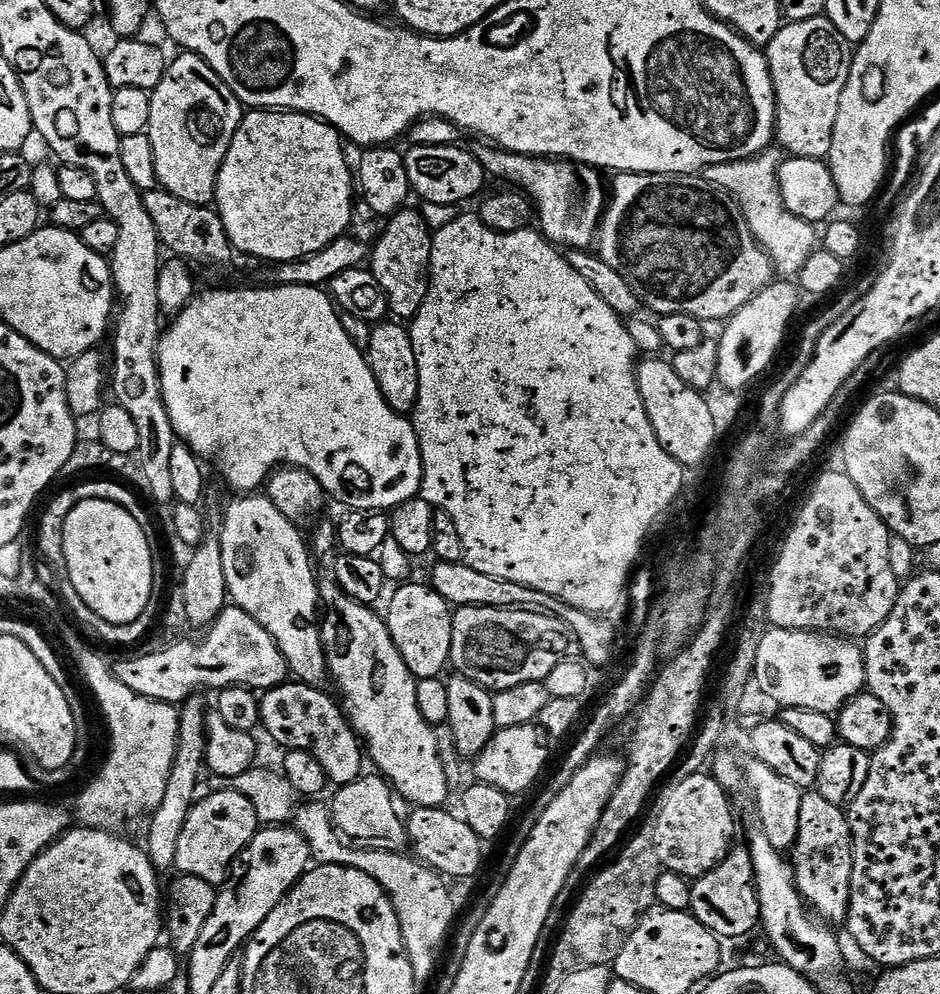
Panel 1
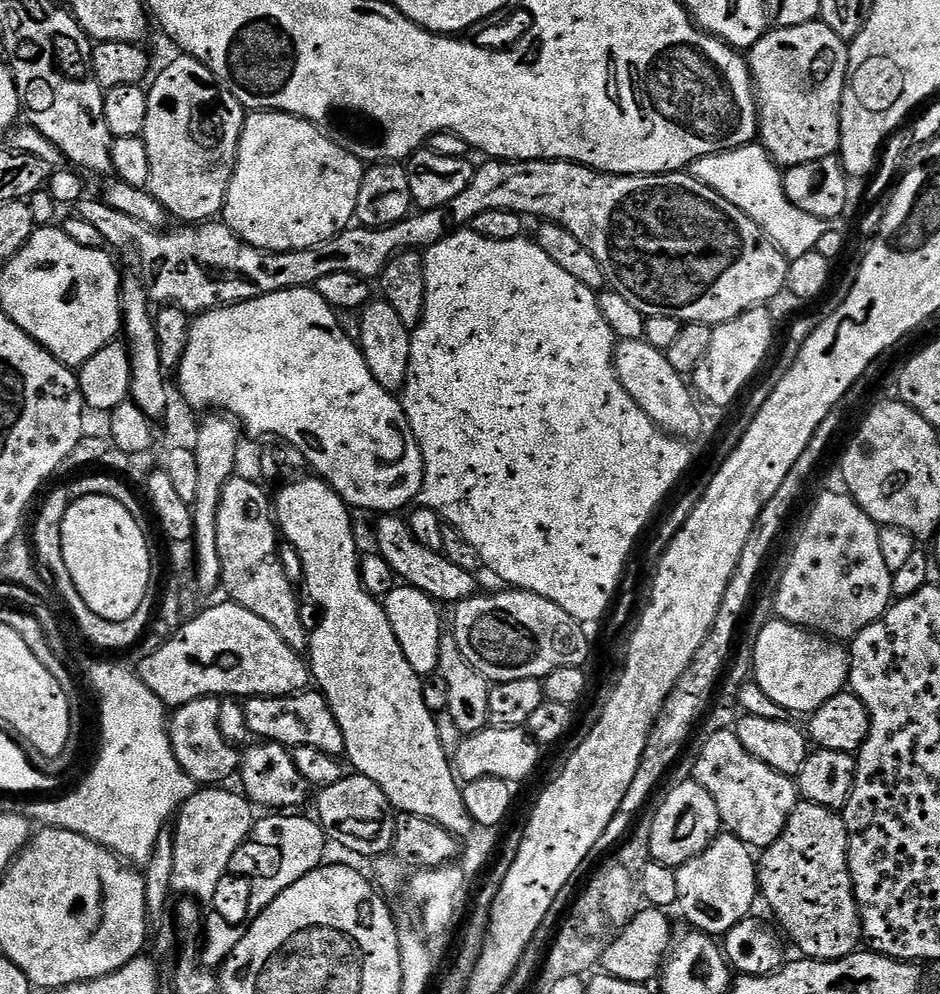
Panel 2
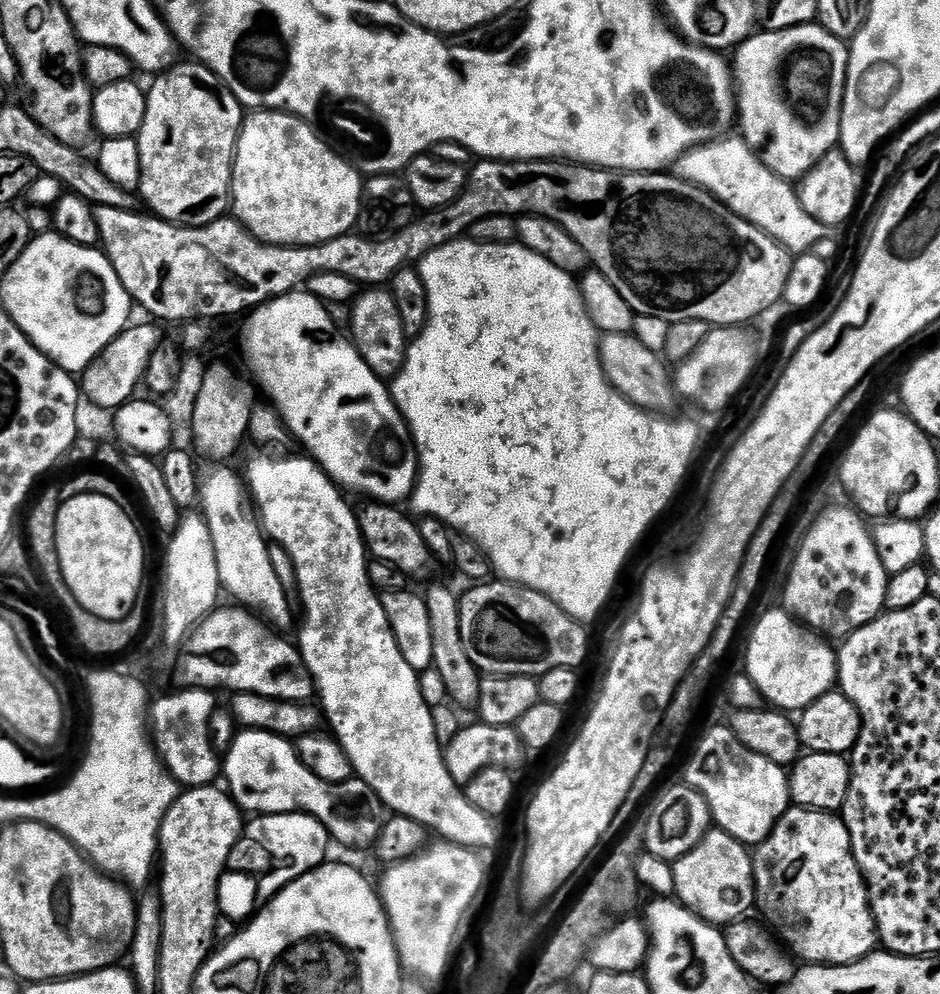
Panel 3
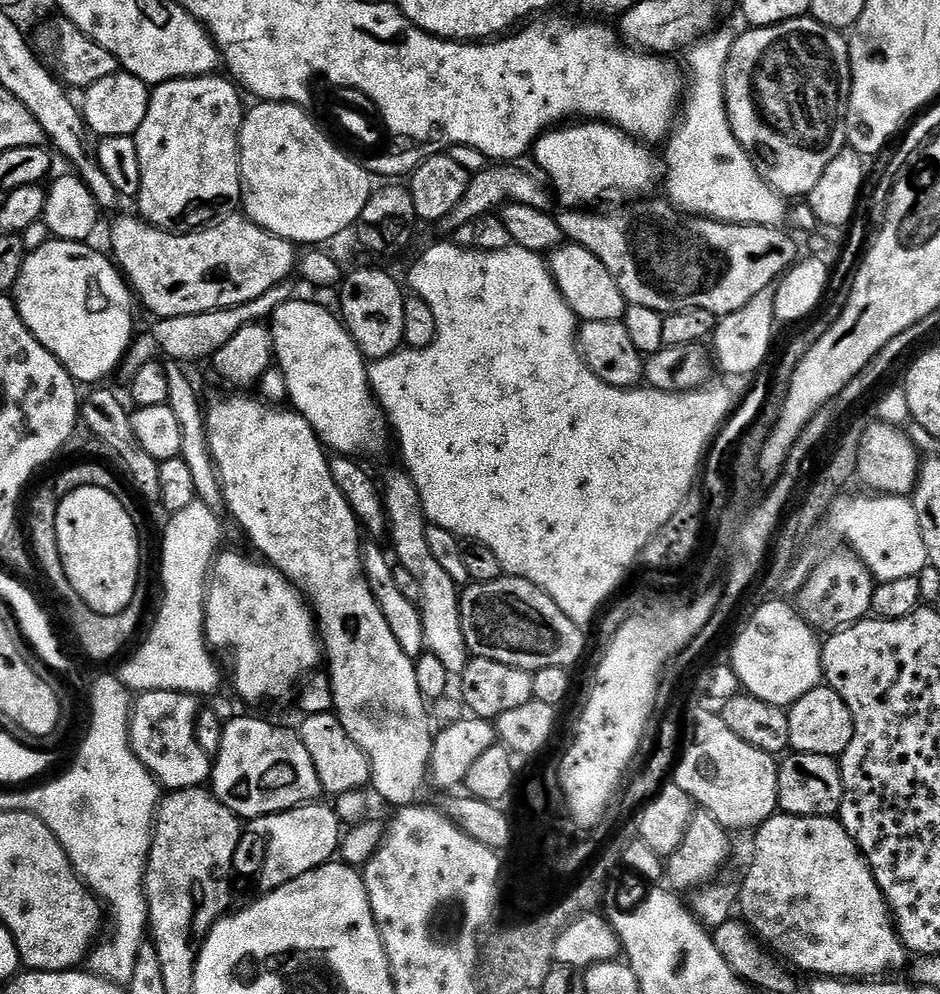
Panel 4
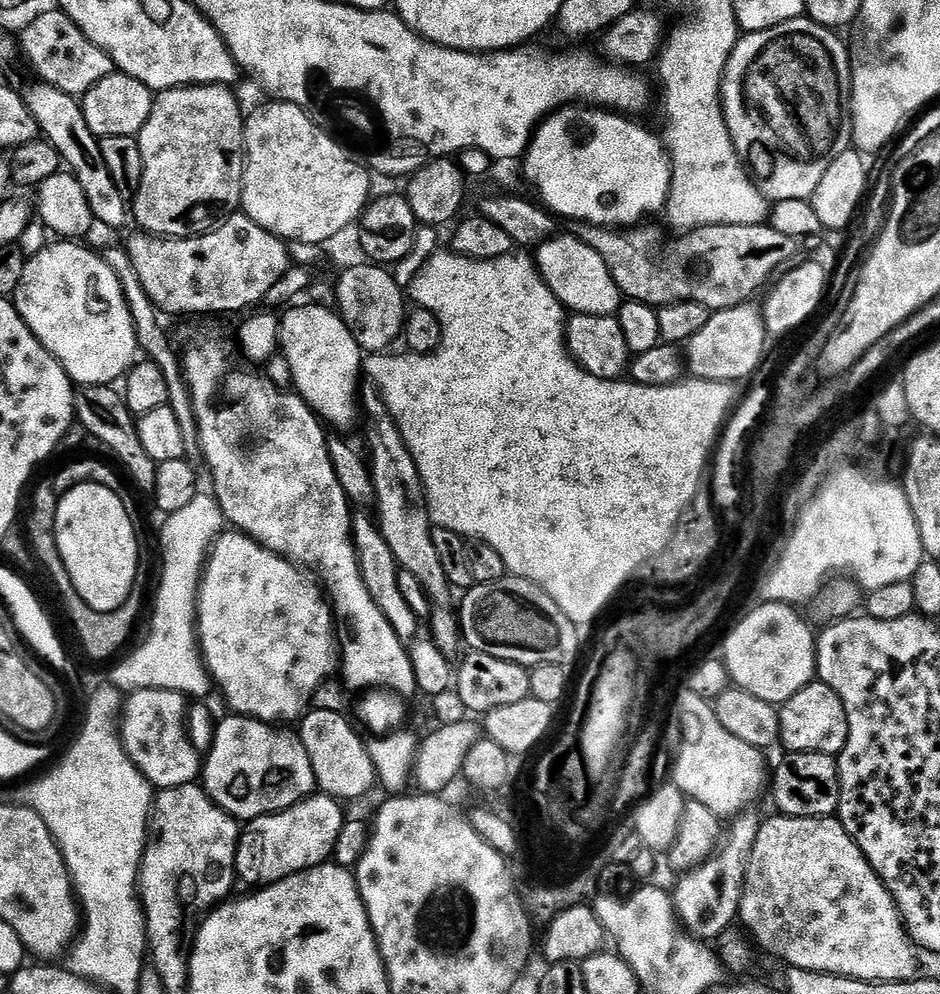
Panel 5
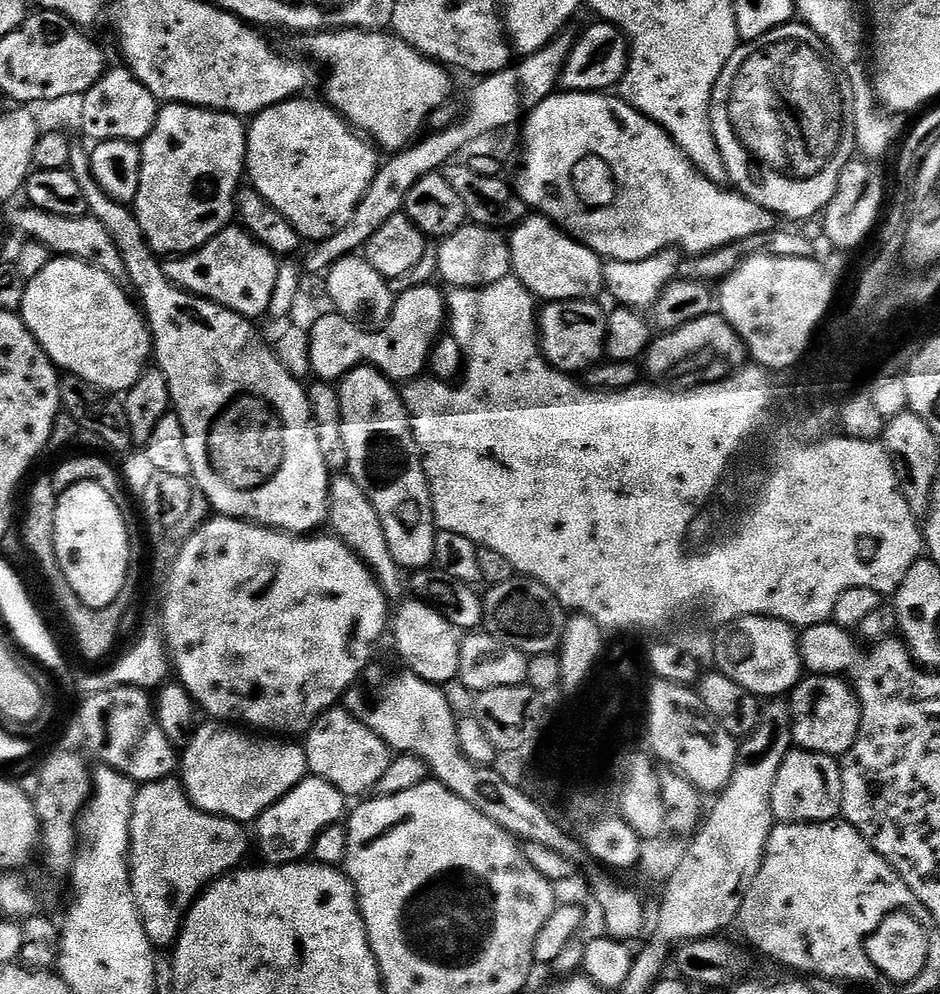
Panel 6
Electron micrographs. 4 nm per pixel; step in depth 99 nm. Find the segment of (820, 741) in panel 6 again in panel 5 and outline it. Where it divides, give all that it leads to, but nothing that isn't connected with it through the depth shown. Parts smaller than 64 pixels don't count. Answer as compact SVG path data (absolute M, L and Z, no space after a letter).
M813 682L807 684L798 694L790 697L786 703L779 705L780 744L788 752L813 752L839 757L840 751L848 741L848 719L846 706L842 706L842 698L830 690L830 686Z

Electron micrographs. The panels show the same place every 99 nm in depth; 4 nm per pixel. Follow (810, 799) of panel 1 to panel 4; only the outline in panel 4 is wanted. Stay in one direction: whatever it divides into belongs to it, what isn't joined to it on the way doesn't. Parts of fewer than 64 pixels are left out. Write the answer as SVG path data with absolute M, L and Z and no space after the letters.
M777 814L755 829L754 836L756 849L740 892L738 888L738 908L744 911L748 928L769 949L779 953L789 965L797 964L802 971L816 972L812 974L820 978L876 978L887 968L903 966L906 949L896 934L888 904L872 877L868 861L860 855L860 848L839 819Z

